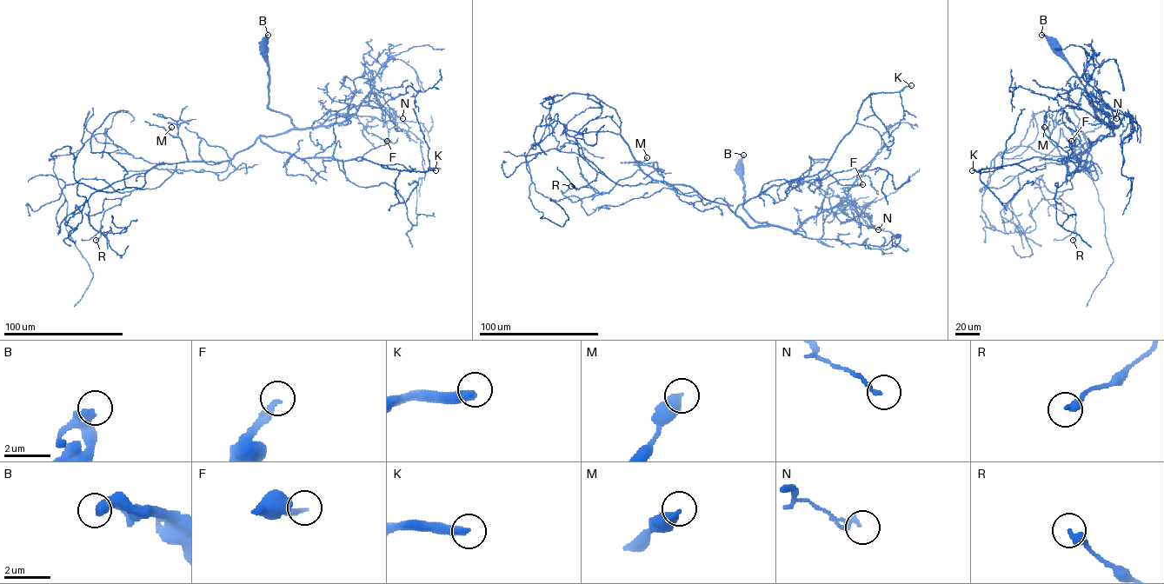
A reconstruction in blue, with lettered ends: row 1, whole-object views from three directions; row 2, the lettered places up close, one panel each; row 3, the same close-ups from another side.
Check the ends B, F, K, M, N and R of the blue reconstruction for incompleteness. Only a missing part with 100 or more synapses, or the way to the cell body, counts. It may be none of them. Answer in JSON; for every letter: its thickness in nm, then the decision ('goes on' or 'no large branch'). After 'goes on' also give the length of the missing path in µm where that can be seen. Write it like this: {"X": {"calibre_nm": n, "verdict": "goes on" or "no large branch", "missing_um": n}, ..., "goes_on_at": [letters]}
{"B": {"calibre_nm": 360, "verdict": "no large branch"}, "F": {"calibre_nm": 240, "verdict": "goes on", "missing_um": 140}, "K": {"calibre_nm": 400, "verdict": "goes on", "missing_um": 200}, "M": {"calibre_nm": 400, "verdict": "no large branch"}, "N": {"calibre_nm": 180, "verdict": "no large branch"}, "R": {"calibre_nm": 360, "verdict": "no large branch"}, "goes_on_at": ["F", "K"]}

